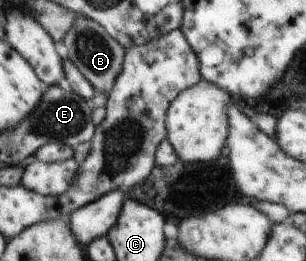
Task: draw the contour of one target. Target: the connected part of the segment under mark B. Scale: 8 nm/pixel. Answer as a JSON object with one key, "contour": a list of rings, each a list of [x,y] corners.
{"contour":[[[76,16],[74,25],[68,30],[63,39],[68,49],[68,60],[72,61],[80,73],[93,85],[96,93],[105,93],[107,97],[123,68],[125,48],[93,19]]]}

